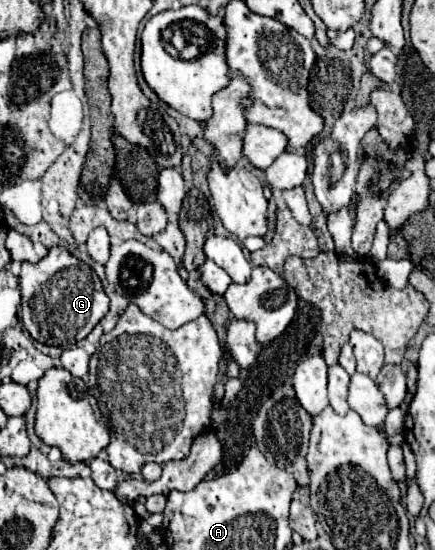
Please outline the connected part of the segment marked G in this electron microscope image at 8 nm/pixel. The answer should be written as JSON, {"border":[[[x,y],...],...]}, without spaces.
{"border":[[[61,245],[51,247],[35,265],[29,261],[23,263],[19,289],[23,293],[23,327],[33,339],[45,345],[65,347],[77,343],[109,313],[109,297],[97,273]]]}

